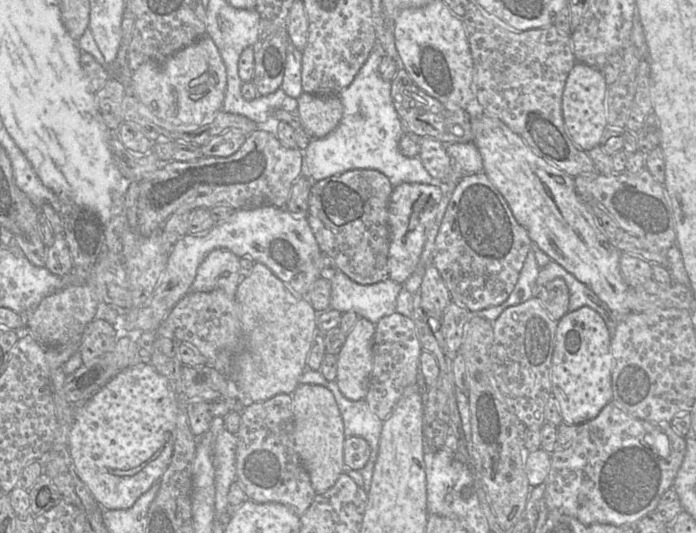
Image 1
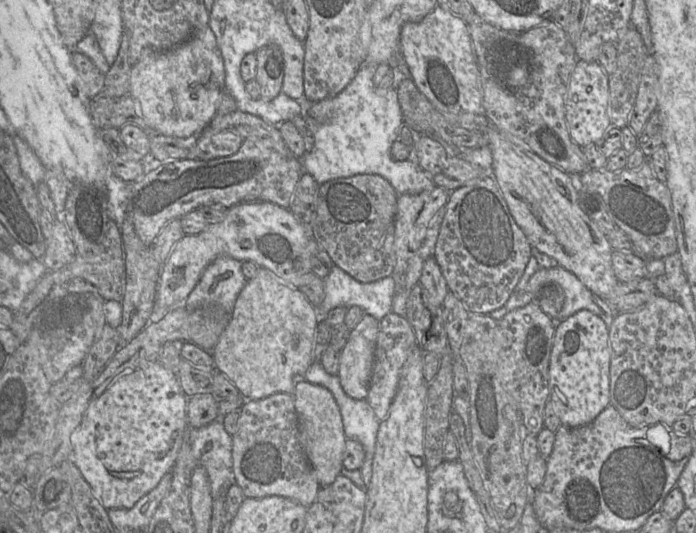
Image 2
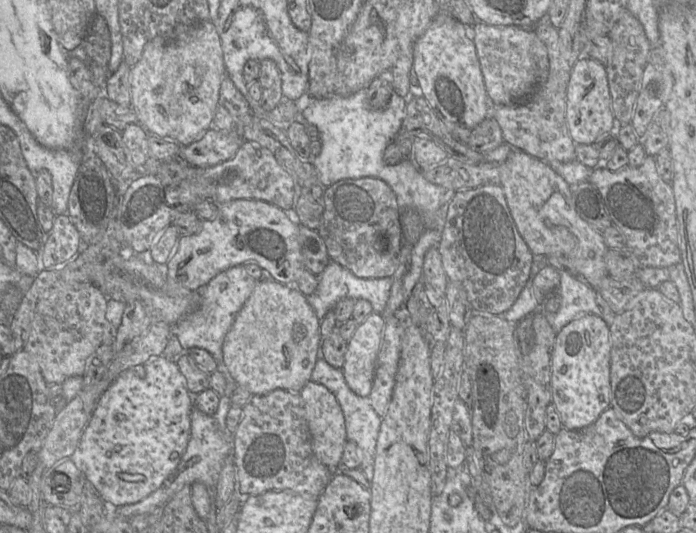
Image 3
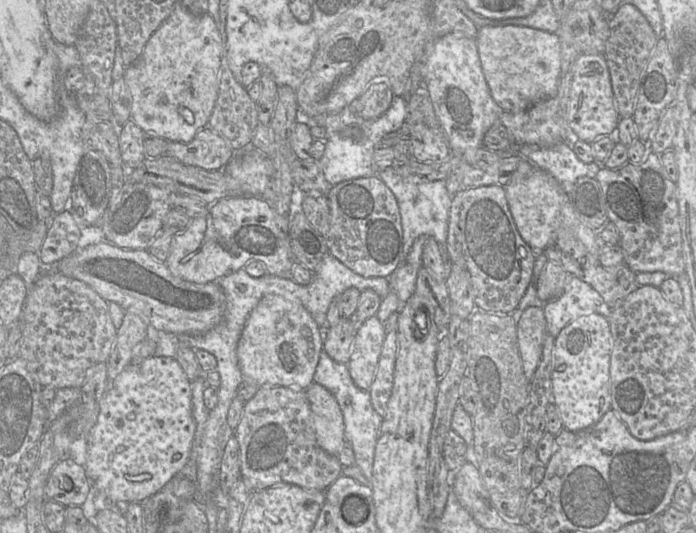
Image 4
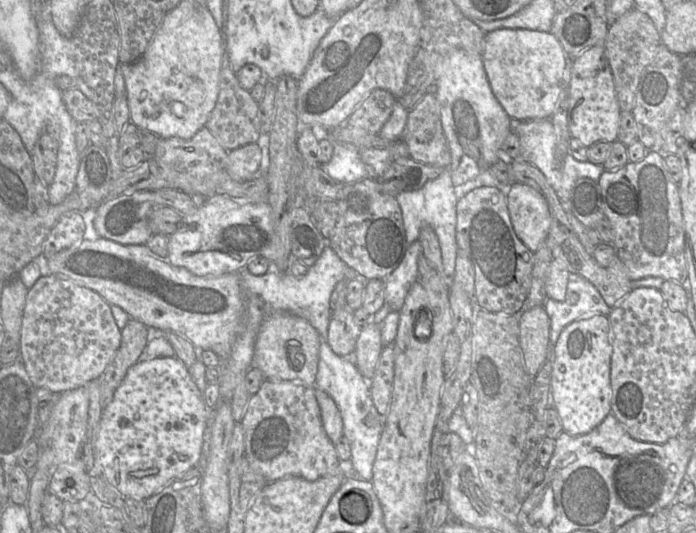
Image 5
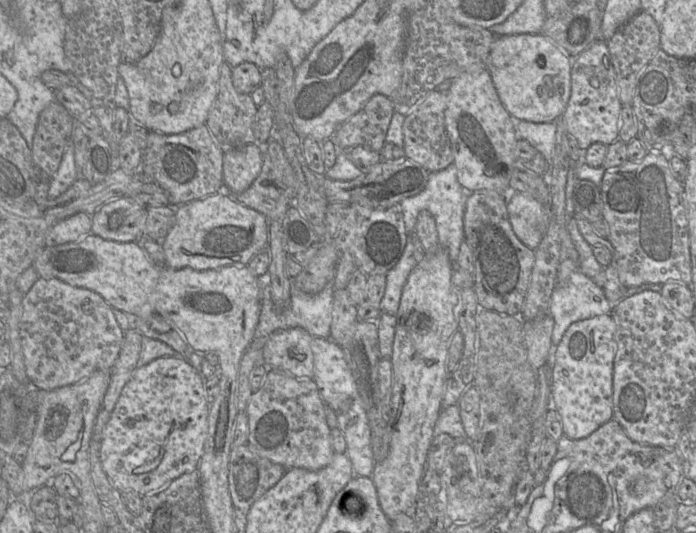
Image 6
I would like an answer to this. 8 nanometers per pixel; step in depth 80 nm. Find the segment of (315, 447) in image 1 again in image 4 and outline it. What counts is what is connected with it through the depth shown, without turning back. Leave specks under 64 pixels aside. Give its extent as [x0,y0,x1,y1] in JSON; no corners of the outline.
[305,382,345,456]

